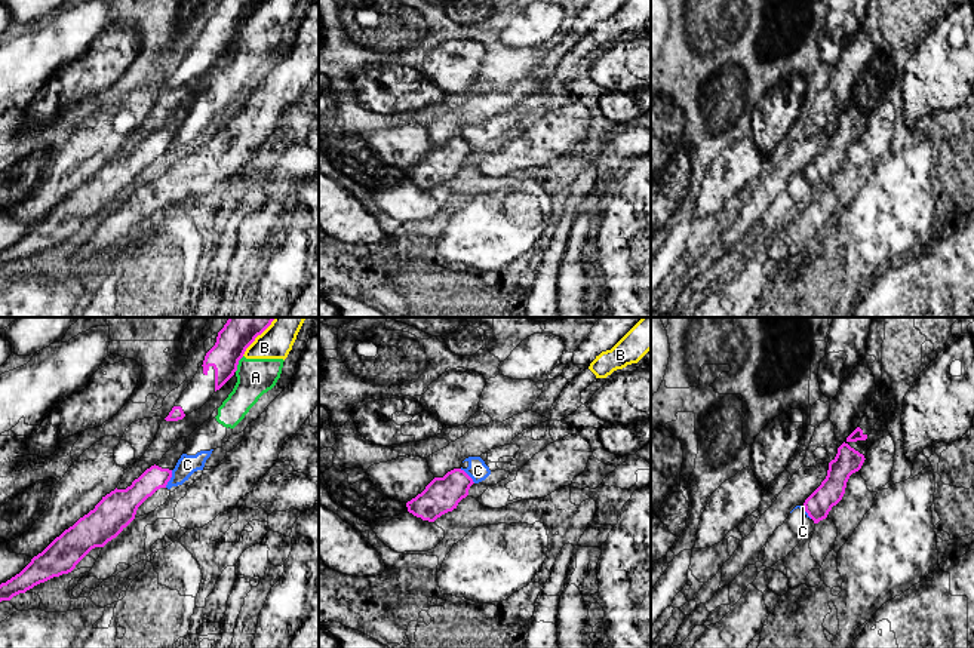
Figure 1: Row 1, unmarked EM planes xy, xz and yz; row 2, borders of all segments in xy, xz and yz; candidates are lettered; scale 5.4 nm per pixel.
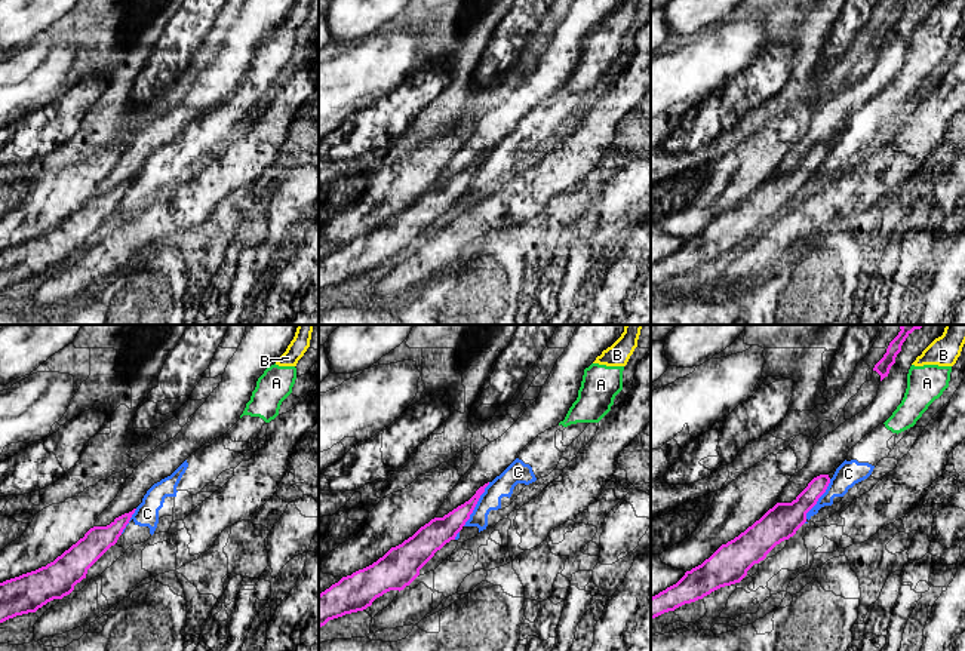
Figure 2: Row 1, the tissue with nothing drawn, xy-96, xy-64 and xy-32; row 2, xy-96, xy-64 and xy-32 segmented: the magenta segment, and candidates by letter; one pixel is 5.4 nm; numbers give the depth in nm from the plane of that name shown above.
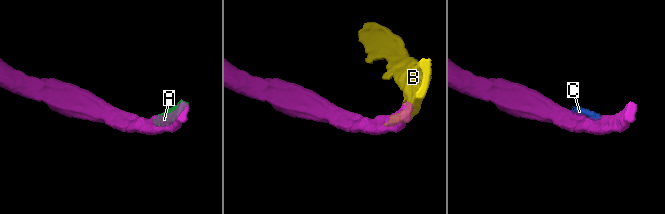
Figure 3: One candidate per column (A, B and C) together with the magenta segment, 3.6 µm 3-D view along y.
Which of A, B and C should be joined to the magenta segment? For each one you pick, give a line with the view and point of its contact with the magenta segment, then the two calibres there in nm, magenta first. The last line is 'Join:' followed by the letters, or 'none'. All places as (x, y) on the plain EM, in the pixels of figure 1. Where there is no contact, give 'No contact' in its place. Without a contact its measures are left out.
Join: none

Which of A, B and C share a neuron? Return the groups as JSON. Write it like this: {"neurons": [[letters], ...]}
{"neurons": [["A", "B", "C"]]}

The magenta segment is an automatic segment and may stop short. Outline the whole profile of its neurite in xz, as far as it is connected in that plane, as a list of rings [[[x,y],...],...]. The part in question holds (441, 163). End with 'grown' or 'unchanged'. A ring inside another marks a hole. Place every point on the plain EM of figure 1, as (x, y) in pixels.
[[[454,136],[443,145],[434,145],[421,162],[408,169],[408,179],[423,188],[434,190],[457,176],[458,171],[468,163],[473,151],[464,138]]]; unchanged

